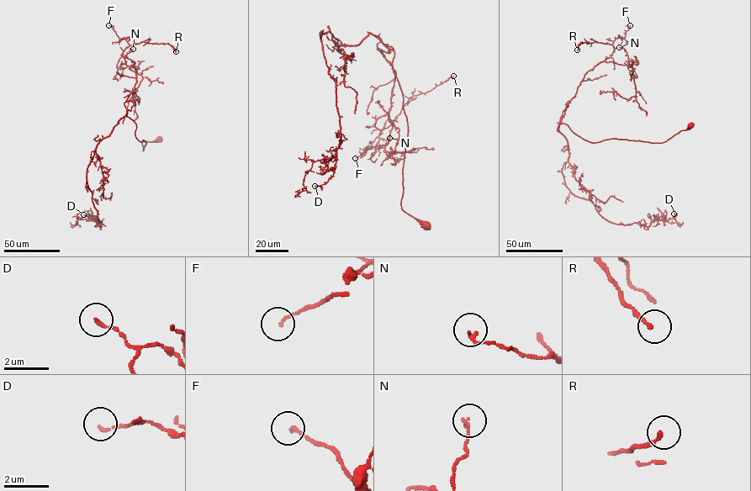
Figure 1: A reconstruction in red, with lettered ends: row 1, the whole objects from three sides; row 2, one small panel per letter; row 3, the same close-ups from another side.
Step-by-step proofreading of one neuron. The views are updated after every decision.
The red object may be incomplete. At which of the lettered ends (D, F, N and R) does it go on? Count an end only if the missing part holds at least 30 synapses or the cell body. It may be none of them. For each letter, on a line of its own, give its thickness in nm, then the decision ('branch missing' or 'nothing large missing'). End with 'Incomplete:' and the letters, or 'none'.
D: calibre 120 nm; nothing large missing
F: calibre 120 nm; nothing large missing
N: calibre 130 nm; nothing large missing
R: calibre 170 nm; nothing large missing
Incomplete: none

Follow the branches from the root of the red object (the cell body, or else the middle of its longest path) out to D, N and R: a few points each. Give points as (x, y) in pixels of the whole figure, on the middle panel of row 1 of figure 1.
D: (425, 224), (401, 207), (407, 117), (394, 51), (371, 33), (321, 34), (341, 141), (314, 186)
N: (425, 224), (401, 207), (407, 120), (394, 51), (380, 39), (395, 74), (392, 129), (378, 149), (389, 138)
R: (425, 224), (401, 207), (407, 117), (379, 39), (395, 74), (377, 129), (453, 76)

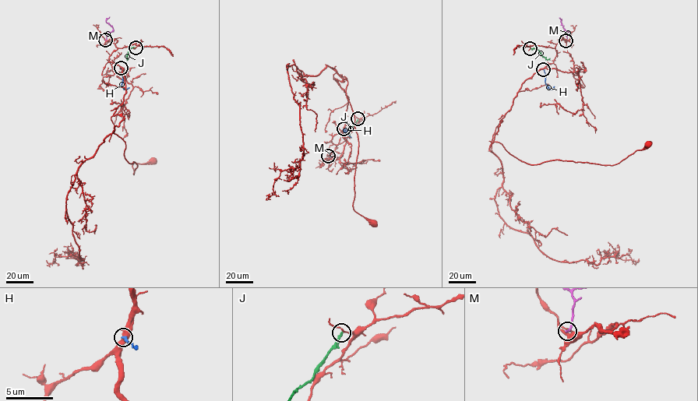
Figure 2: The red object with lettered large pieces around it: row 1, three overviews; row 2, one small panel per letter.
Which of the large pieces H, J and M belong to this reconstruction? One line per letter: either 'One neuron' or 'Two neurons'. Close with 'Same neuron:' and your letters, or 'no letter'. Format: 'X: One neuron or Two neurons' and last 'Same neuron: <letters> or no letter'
H: Two neurons
J: Two neurons
M: Two neurons
Same neuron: no letter

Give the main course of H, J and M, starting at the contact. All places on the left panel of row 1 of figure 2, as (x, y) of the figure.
H: (121, 68), (121, 86), (124, 89), (129, 87)
J: (135, 47), (128, 49), (128, 58)
M: (105, 40), (107, 34), (113, 29), (106, 21), (109, 16)

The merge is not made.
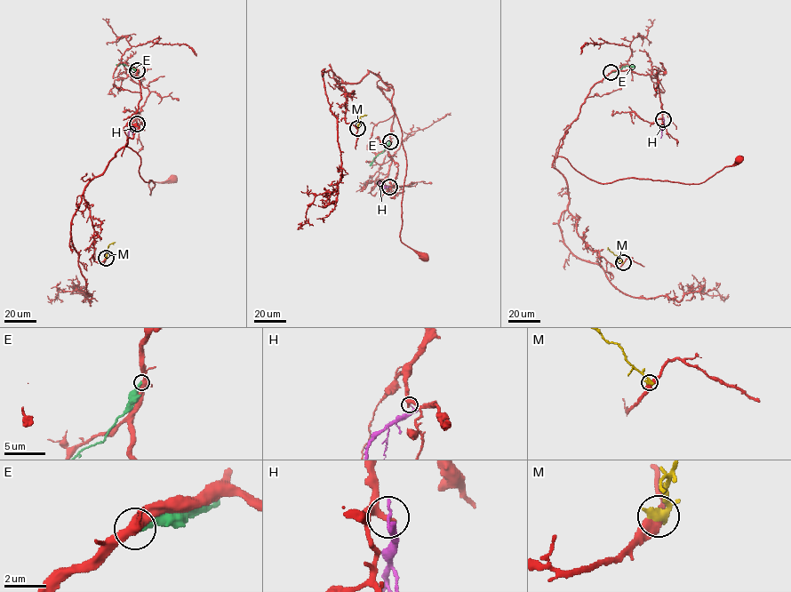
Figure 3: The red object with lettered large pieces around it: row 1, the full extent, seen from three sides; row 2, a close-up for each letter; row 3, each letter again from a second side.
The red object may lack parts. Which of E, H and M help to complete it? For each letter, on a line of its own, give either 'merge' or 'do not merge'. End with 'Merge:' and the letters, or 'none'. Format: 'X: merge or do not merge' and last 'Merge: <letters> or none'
E: do not merge
H: do not merge
M: do not merge
Merge: none

